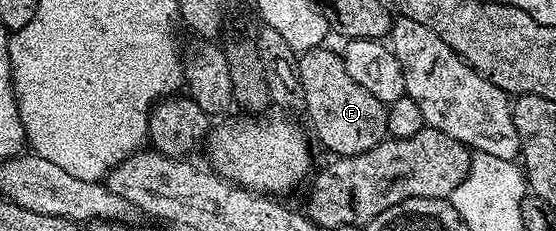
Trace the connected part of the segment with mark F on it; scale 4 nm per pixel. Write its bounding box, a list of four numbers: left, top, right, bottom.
[298,49,388,157]

